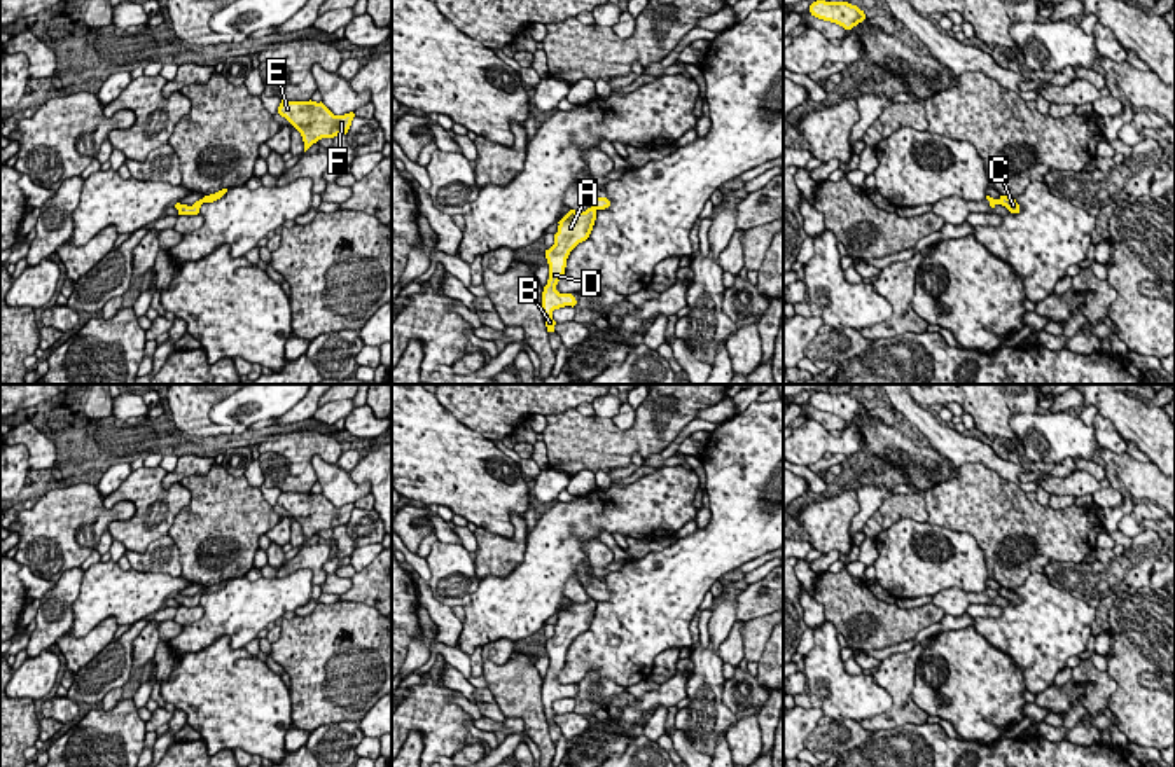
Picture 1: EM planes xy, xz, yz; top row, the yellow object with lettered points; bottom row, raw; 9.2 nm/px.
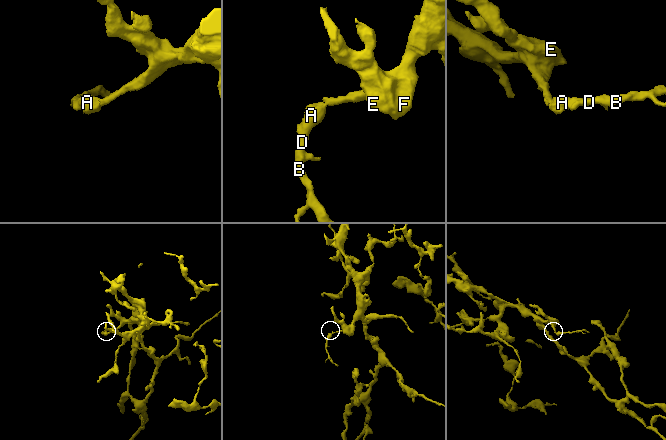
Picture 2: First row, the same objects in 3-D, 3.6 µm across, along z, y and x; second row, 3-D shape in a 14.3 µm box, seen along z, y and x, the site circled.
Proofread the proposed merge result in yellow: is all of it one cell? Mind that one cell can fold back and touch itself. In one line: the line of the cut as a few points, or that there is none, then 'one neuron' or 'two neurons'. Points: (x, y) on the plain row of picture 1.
cut xz (591, 598), (595, 601); two neurons

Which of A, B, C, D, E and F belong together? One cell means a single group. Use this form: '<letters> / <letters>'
A B C D / E F

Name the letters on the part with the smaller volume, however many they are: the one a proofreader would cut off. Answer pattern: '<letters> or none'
A, B, C, D

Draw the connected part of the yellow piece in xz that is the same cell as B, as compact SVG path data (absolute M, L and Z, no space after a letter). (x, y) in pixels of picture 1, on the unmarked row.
M591 598L586 603L570 601L558 615L558 624L554 625L554 636L546 641L546 650L549 655L549 671L542 683L542 704L546 711L547 723L554 723L556 713L553 711L553 702L575 697L577 692L572 685L560 685L556 681L558 673L565 666L567 650L570 643L582 632L586 632L593 622L596 612L596 601Z

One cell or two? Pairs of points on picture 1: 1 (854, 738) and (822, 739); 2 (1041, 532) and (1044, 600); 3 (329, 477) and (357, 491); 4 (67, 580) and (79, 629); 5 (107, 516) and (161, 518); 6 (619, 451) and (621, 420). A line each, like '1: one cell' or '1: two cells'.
1: one cell
2: two cells
3: one cell
4: two cells
5: two cells
6: two cells

